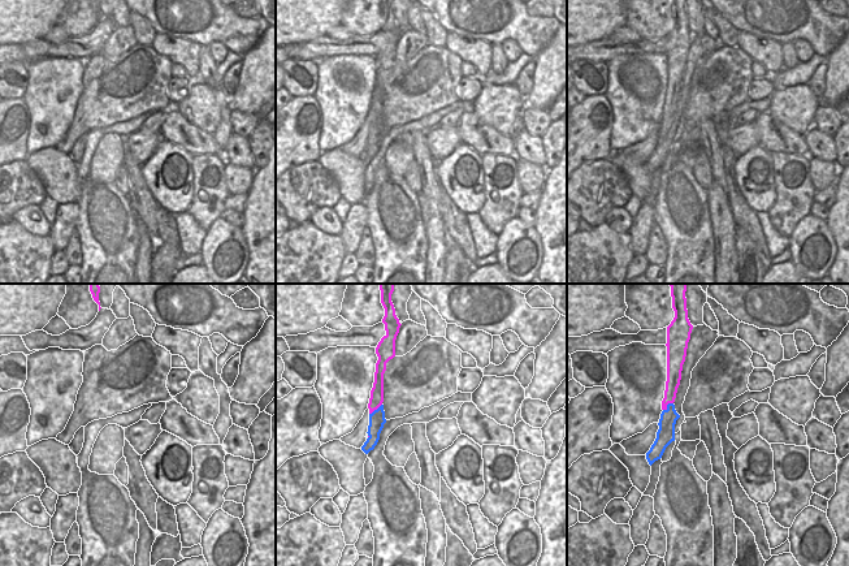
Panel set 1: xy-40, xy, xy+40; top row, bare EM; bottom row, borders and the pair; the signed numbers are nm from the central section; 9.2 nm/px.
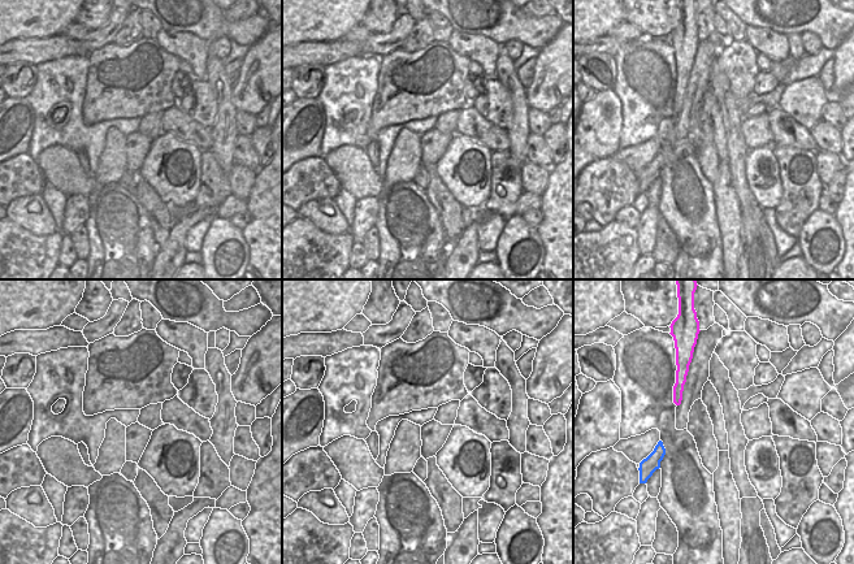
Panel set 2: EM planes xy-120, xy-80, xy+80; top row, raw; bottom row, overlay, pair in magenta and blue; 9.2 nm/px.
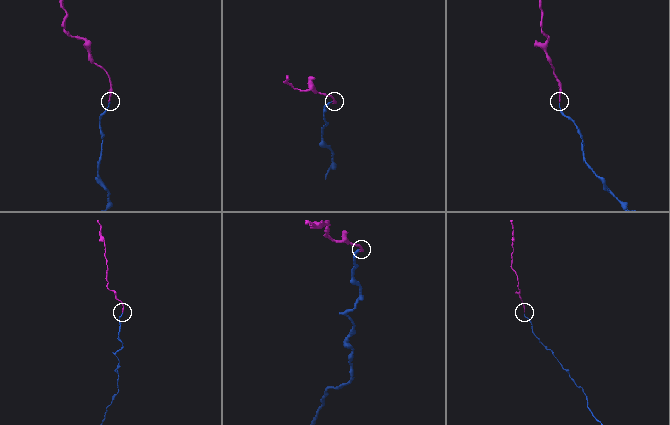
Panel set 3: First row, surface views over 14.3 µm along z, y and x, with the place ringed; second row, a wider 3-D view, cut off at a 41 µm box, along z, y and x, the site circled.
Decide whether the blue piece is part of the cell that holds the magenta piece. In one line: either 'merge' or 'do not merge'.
do not merge

